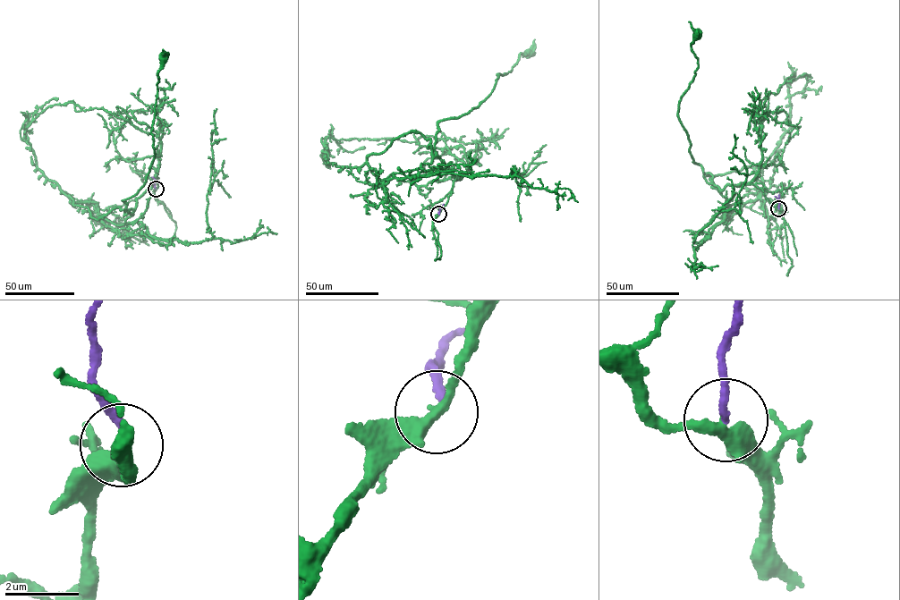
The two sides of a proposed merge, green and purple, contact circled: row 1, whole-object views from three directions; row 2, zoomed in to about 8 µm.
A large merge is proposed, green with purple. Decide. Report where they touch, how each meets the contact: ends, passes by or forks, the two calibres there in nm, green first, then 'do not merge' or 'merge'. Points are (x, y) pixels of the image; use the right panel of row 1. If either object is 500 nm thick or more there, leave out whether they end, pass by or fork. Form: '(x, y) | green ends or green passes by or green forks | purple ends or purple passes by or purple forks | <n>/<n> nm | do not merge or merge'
(778, 208) | green passes by | purple ends | 360/170 nm | do not merge

